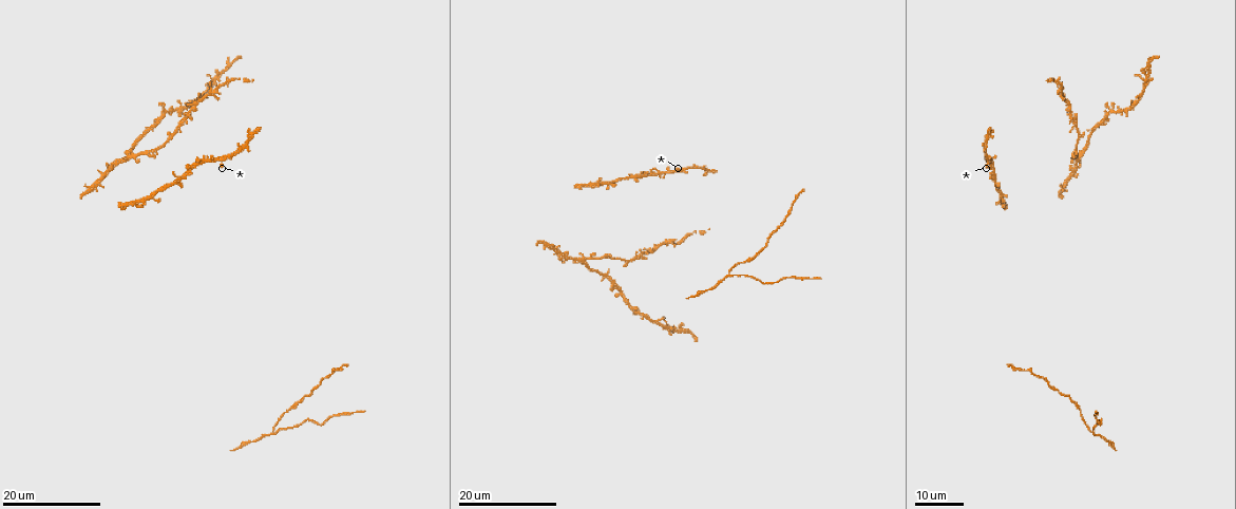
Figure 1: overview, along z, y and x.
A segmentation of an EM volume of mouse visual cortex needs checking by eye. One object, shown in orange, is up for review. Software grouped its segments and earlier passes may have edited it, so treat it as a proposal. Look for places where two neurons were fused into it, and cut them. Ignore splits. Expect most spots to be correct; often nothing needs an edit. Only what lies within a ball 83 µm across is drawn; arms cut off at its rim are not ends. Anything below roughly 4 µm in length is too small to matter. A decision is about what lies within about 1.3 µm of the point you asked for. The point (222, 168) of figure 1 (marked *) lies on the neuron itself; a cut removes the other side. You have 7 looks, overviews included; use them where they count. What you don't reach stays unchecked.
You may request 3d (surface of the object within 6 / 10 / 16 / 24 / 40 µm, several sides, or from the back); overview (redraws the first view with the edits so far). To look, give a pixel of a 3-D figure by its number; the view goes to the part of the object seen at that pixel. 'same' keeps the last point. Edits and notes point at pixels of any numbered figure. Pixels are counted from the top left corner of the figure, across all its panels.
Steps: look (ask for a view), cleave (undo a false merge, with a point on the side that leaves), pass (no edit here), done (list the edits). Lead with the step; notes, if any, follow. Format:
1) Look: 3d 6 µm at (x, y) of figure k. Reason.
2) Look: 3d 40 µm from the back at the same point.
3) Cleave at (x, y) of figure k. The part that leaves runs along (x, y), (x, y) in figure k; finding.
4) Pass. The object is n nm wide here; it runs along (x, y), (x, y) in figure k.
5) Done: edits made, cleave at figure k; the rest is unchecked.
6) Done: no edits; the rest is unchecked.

Look: 3d 16 µm at (293, 409) of figure 1. Thick turns thin.

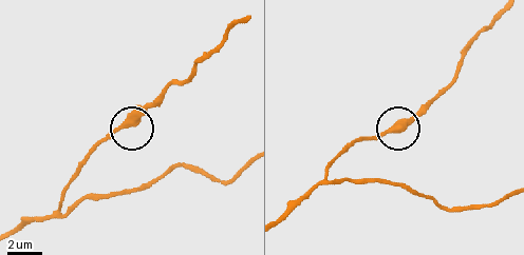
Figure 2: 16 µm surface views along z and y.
Look: 3d 10 µm at (389, 128) of figure 2.

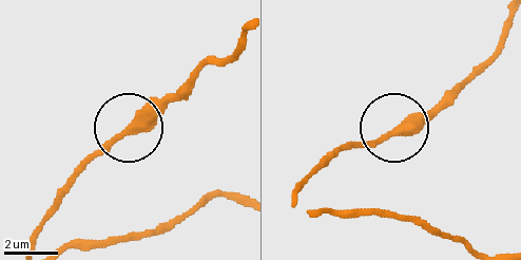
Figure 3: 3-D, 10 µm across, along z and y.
Look: 3d 10 µm from the back at (128, 131) of figure 3.

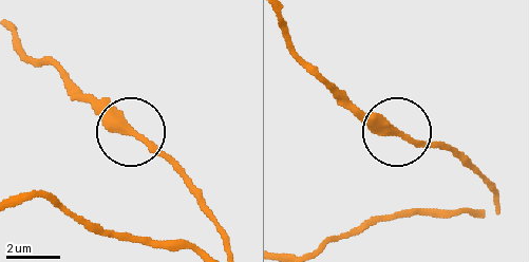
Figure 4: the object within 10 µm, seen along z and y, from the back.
Pass. It runs along (16, 42), (155, 147), (193, 185) in figure 4; all the same neuron.

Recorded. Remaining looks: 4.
Look: 3d 16 µm at (128, 153) of figure 1. Three-way junction.

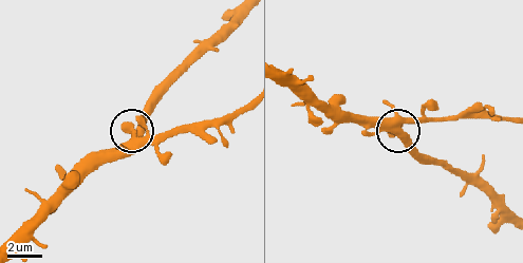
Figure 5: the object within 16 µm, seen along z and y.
Look: 3d 10 µm at (133, 130) of figure 5.

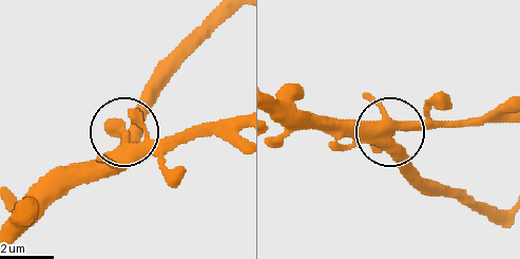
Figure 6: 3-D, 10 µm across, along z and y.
Pass. 3 arms meet here; continuous, no second neuron.

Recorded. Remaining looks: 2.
Look: 3d 24 µm at (655, 247) of figure 1. Sudden change in width.

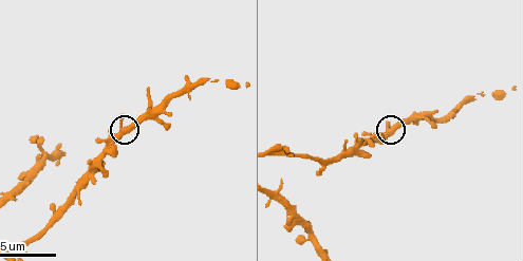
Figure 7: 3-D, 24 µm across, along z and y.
Look: 3d 10 µm at (386, 134) of figure 7.

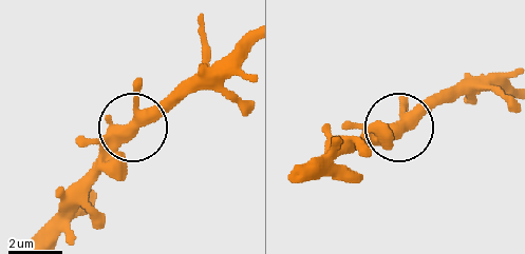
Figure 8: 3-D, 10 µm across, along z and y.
Pass. The object is 380 nm wide here; one neuron here.

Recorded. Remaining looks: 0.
Done: no edits; the rest is unchecked.

